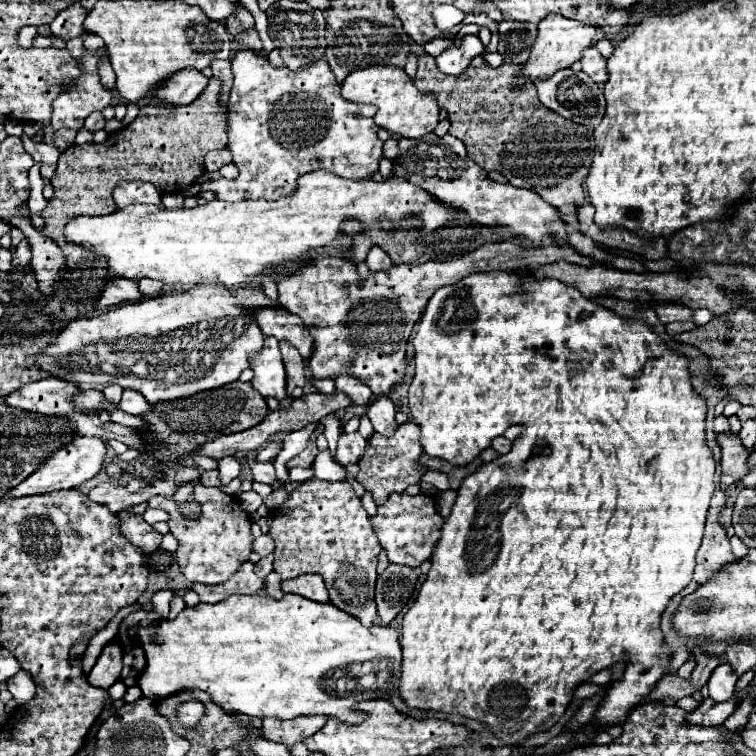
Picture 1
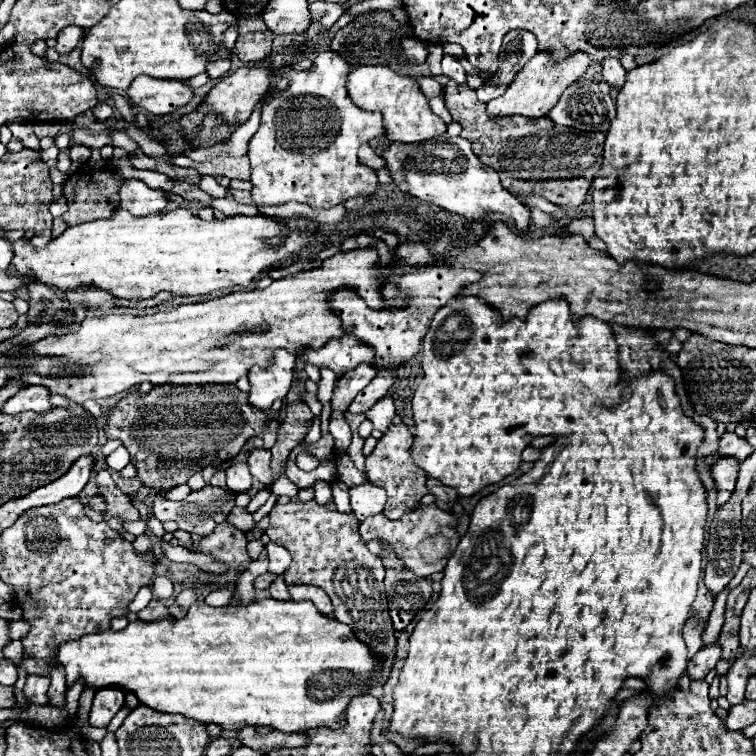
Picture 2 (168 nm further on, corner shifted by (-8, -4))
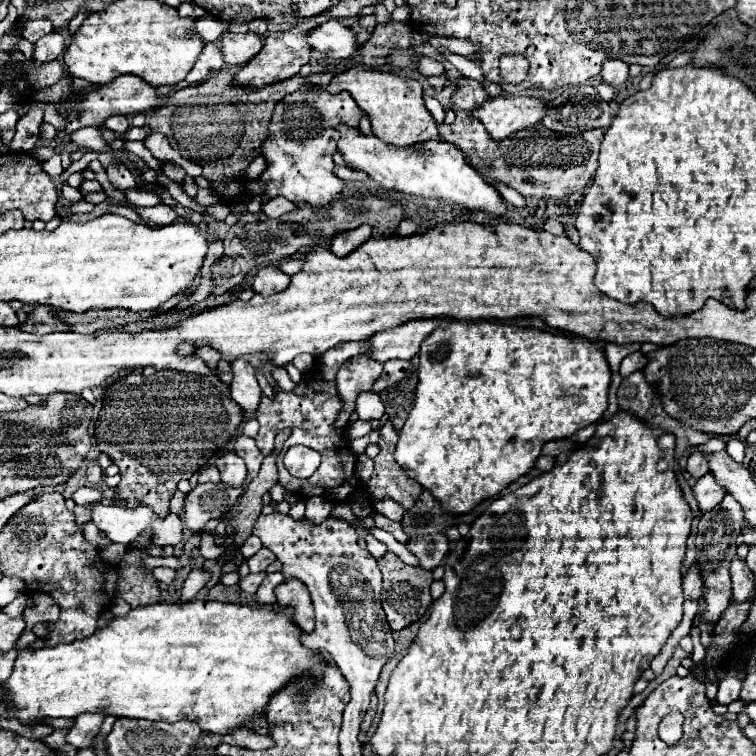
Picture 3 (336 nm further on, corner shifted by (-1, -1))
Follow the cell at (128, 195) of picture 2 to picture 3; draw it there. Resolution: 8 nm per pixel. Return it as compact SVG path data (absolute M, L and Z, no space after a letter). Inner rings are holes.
M118 163L118 165L112 165L106 169L108 173L108 179L110 183L114 185L114 189L126 193L126 191L136 191L138 189L138 181L136 177L132 175L132 171L124 165L124 163Z

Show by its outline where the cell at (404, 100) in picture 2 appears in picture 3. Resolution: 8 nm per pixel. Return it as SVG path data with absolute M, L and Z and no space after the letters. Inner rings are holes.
M352 67L352 69L336 75L328 83L326 89L330 93L348 91L352 95L352 99L358 103L358 107L370 117L374 135L386 143L392 143L396 147L406 147L406 145L412 145L418 141L428 141L428 139L440 137L438 125L424 105L422 85L418 79L394 75L388 71Z

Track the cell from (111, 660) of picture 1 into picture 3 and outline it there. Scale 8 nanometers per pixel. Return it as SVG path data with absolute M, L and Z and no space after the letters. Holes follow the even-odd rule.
M82 713L74 719L74 727L68 731L66 741L76 749L90 747L90 739L98 735L100 725L104 721L104 713Z

